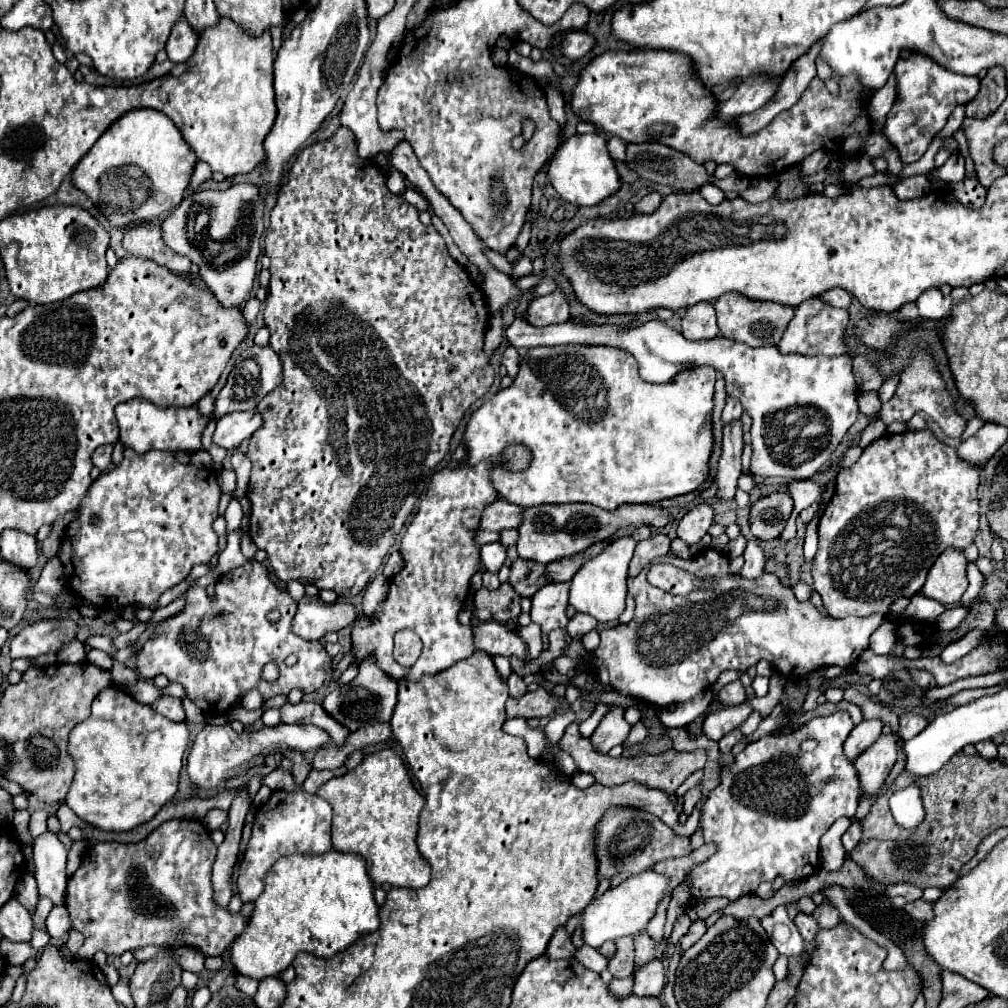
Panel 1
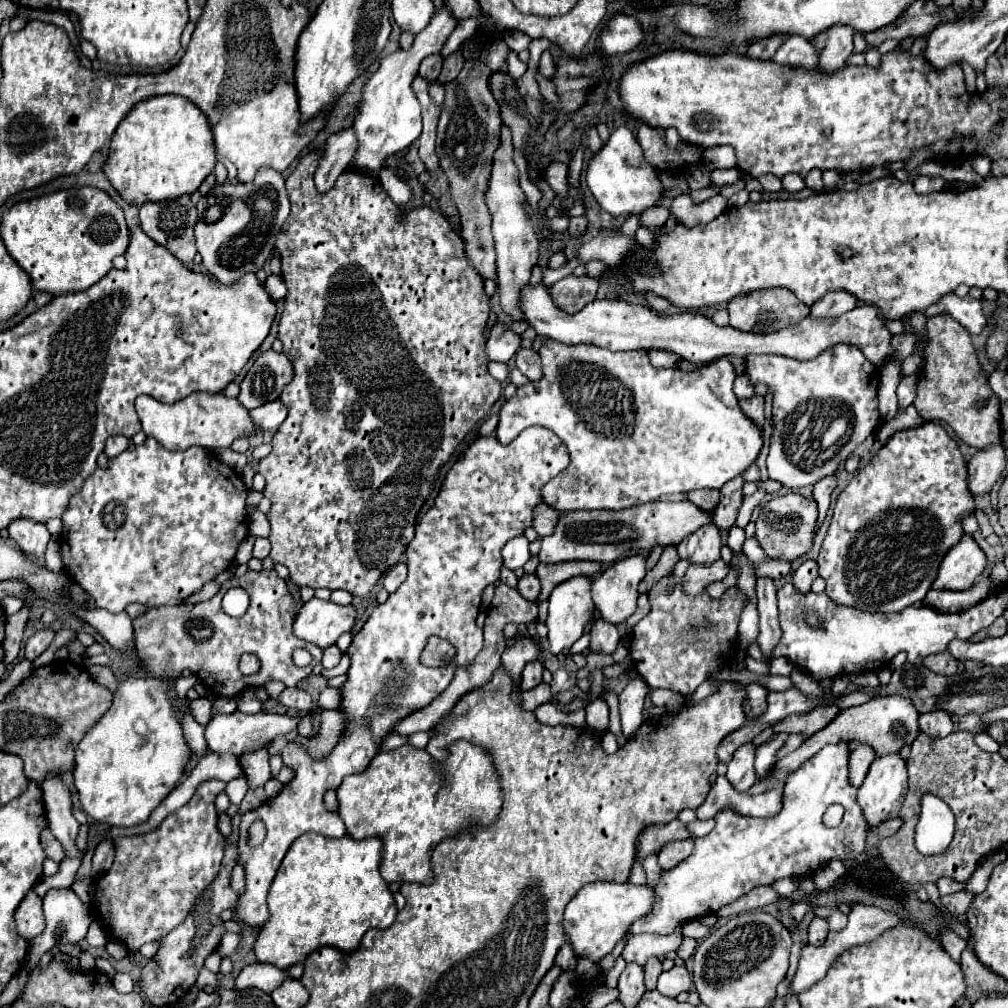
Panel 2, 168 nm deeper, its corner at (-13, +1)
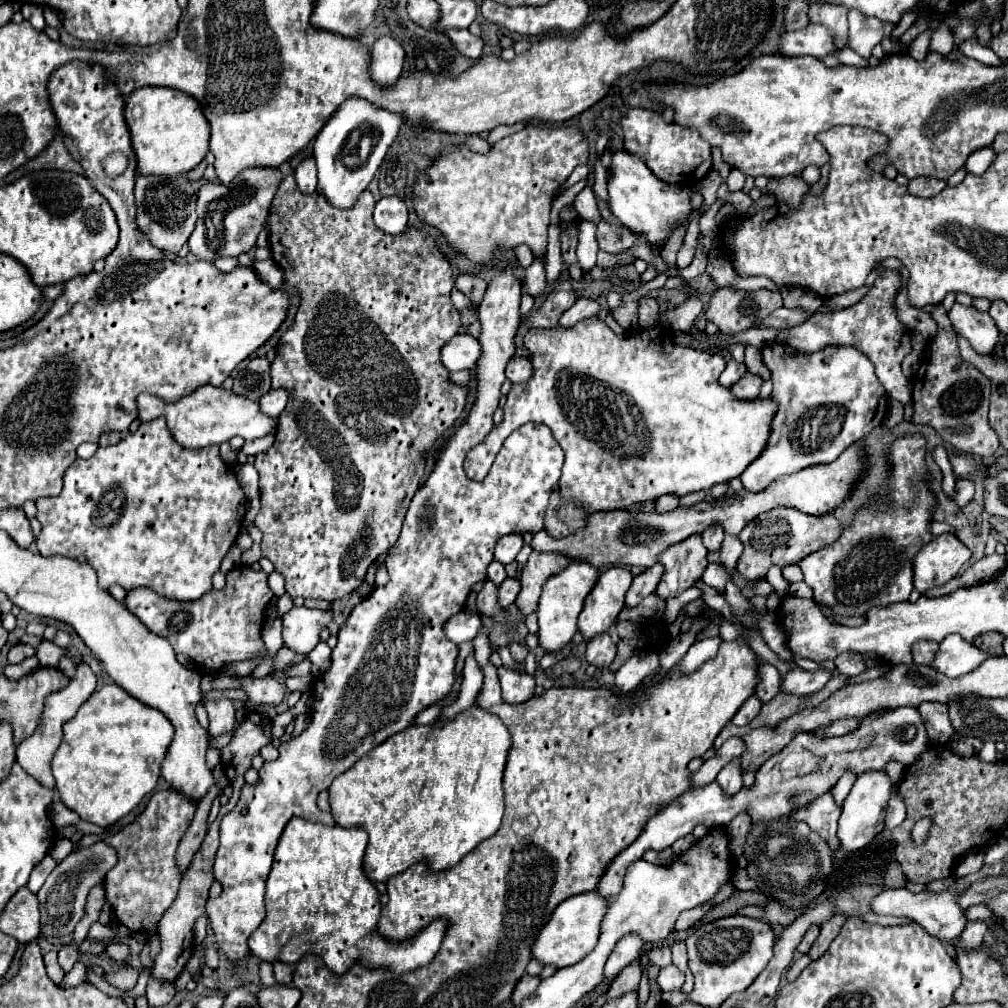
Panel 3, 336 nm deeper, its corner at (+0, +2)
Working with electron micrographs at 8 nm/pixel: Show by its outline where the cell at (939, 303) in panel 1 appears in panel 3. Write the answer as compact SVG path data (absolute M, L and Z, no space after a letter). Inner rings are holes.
M955 304L949 312L953 328L971 342L973 350L981 356L993 356L999 342L999 328L987 312L979 312L973 306Z

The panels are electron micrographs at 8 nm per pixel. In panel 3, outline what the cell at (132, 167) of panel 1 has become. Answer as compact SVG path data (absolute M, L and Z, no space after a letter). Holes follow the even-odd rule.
M163 86L137 88L125 104L127 126L133 134L137 172L141 176L175 176L195 168L209 152L211 128L199 102L185 92Z

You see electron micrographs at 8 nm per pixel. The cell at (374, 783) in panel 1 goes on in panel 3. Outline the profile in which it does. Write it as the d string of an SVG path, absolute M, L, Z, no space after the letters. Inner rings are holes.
M475 702L471 708L459 712L453 720L435 720L435 722L423 724L423 726L409 726L405 732L401 732L397 736L391 736L389 740L385 740L383 744L379 744L377 748L367 752L361 760L357 760L357 764L353 768L349 768L337 780L333 780L333 784L329 786L329 802L331 802L331 814L333 814L335 822L339 826L347 826L347 828L349 826L361 826L369 834L369 844L365 848L365 858L363 858L365 876L371 882L387 882L391 876L397 876L397 874L405 872L409 866L413 866L417 862L425 862L431 872L439 872L439 870L455 866L481 840L493 836L497 832L497 828L501 826L501 816L503 816L503 810L505 810L503 770L505 770L509 748L511 748L511 736L509 736L509 730L505 728L505 724L501 724L499 716L495 716L491 712L485 712Z

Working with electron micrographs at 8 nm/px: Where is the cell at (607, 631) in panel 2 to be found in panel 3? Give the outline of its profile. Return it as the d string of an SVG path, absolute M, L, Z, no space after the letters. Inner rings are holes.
M601 634L587 642L587 662L595 664L597 668L609 668L617 654L617 646L611 642L607 634Z

